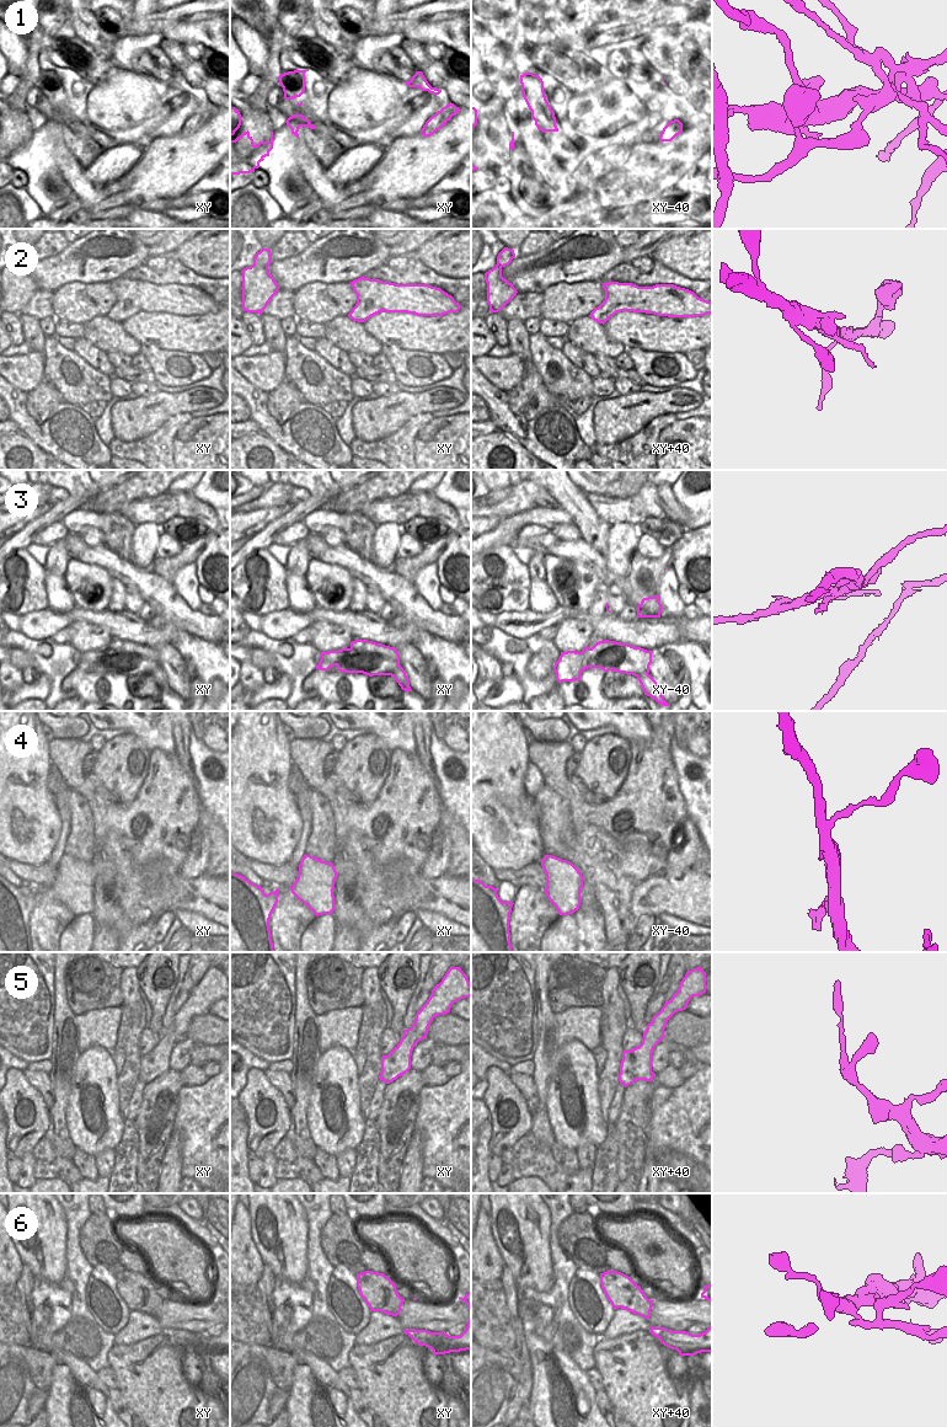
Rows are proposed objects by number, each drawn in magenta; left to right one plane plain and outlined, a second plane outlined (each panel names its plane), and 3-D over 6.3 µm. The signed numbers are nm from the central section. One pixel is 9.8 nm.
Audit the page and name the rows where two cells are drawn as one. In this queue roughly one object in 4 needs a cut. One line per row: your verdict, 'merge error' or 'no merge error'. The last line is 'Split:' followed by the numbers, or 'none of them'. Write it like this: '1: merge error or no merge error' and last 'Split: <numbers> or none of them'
1: merge error
2: no merge error
3: merge error
4: no merge error
5: no merge error
6: merge error
Split: 1, 3, 6

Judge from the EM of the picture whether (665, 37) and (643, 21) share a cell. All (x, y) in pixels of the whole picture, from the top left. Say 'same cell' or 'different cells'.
different cells

